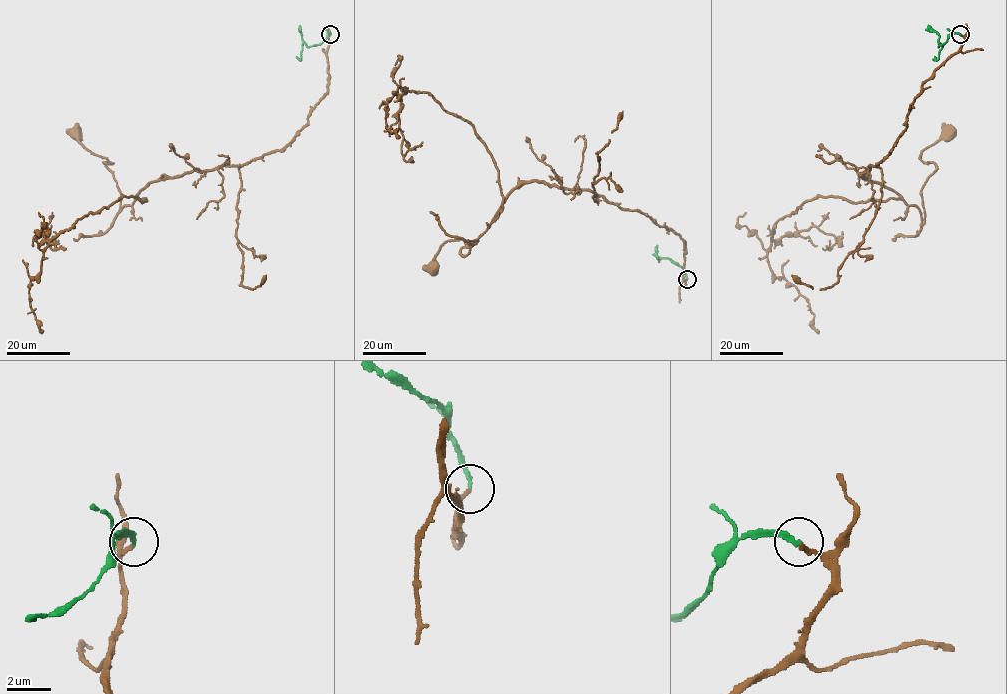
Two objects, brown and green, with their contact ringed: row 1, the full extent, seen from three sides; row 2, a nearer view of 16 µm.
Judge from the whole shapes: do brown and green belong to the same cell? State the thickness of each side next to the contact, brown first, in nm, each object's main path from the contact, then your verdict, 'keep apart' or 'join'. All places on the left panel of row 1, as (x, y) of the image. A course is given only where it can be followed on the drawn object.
calibres 170 and 190 nm; course brown (330, 34), (328, 92), (282, 149), (161, 177), (112, 224), (121, 204), (104, 162), (112, 163), (76, 134); course green (330, 34), (320, 44), (307, 47), (304, 43), (301, 59), (296, 56); join

